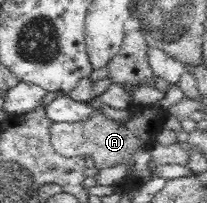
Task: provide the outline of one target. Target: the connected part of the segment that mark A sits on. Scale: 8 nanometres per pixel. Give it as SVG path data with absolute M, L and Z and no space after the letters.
M132 104L126 108L129 115L122 121L112 121L102 112L102 108L96 108L96 113L88 117L86 121L78 123L53 122L50 125L51 140L53 148L60 155L67 158L94 160L96 170L115 167L120 163L127 166L127 176L122 179L123 183L134 184L130 180L130 169L132 169L132 157L138 149L148 149L155 141L156 134L163 128L164 104L138 105Z

